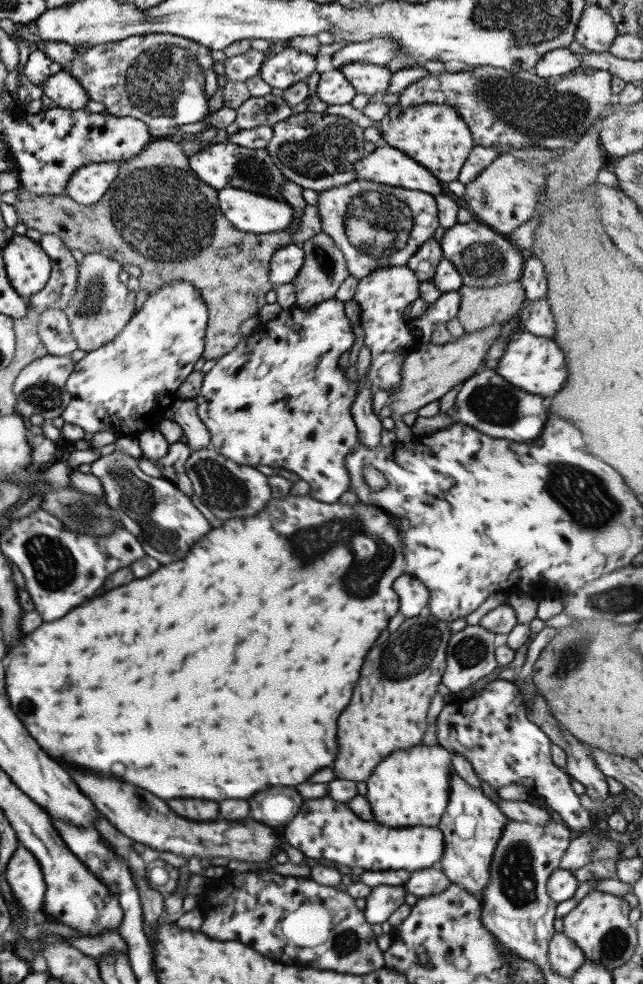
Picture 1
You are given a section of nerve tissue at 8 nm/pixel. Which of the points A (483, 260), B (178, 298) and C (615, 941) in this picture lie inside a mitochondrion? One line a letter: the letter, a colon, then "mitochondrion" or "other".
A: mitochondrion
B: other
C: mitochondrion

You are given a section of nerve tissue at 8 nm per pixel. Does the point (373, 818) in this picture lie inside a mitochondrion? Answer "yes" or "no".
no

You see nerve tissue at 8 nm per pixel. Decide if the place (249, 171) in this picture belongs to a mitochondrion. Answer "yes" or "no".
yes

